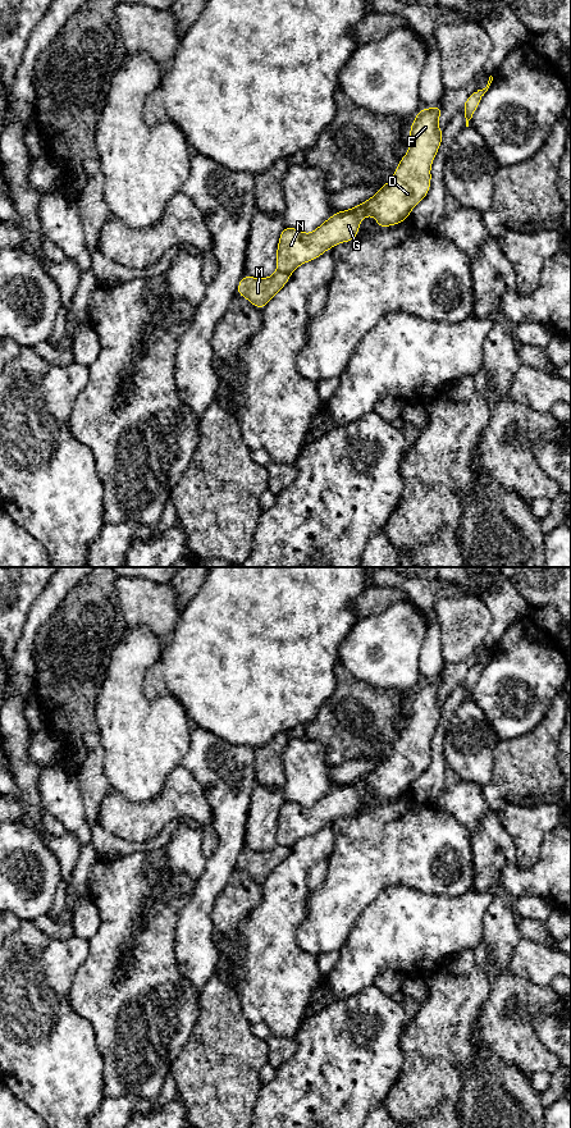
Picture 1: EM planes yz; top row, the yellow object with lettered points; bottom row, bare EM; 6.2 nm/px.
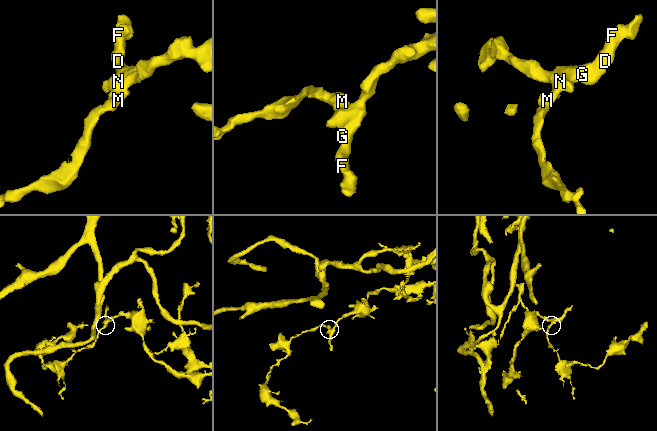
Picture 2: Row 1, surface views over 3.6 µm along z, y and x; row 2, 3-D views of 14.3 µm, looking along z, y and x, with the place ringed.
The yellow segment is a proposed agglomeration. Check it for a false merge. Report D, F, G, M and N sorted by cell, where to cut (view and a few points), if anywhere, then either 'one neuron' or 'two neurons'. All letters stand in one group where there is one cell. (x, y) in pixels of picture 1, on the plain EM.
groups D F G N / M; cut yz (277, 843), (289, 849); two neurons

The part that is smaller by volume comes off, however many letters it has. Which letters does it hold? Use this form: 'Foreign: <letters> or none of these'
Foreign: M

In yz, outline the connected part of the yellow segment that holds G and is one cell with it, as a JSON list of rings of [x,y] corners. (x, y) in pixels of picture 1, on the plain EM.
[[[439,677],[434,681],[421,682],[415,689],[408,705],[410,721],[406,729],[399,734],[392,753],[380,761],[373,771],[367,772],[361,778],[334,786],[312,807],[303,807],[293,800],[286,799],[277,819],[277,844],[291,849],[300,839],[314,835],[332,821],[343,816],[355,814],[360,804],[361,794],[369,789],[376,793],[379,802],[397,799],[408,793],[411,784],[422,775],[430,764],[430,741],[443,712],[443,703],[438,700],[438,693],[442,686],[443,682]]]

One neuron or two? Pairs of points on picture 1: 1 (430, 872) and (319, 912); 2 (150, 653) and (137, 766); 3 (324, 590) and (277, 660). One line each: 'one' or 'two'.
1: one
2: one
3: one

